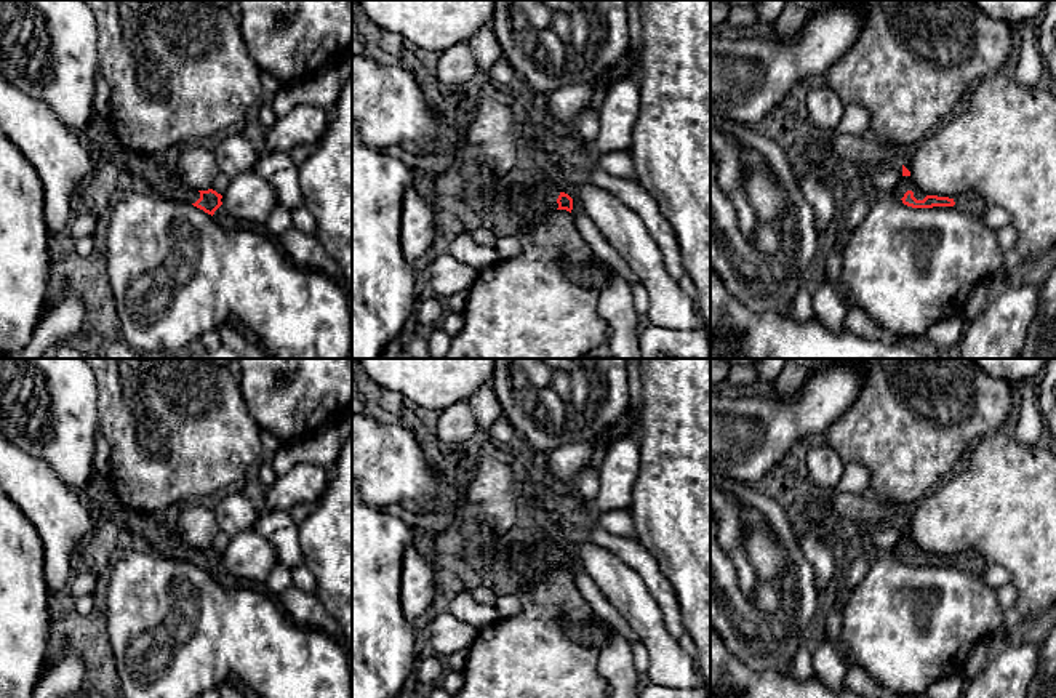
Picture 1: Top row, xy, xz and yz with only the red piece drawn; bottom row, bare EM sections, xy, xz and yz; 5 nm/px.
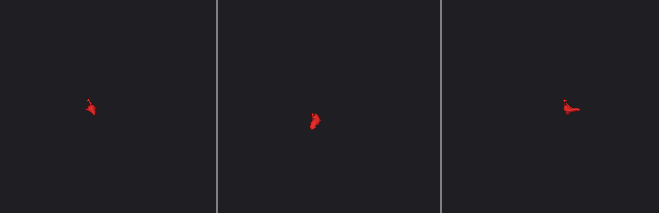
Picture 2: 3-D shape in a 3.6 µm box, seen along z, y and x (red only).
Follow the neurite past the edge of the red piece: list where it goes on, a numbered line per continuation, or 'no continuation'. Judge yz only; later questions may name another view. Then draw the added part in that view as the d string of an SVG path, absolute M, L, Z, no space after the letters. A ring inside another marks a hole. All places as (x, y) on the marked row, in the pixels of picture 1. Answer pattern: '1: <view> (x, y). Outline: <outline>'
1: yz (906, 183). Outline: M902 176L901 183L898 184L898 187L894 189L893 195L898 197L899 200L904 197L904 194L907 191L914 192L914 197L917 200L923 200L926 197L926 194L923 194L915 183L912 181L910 176Z

